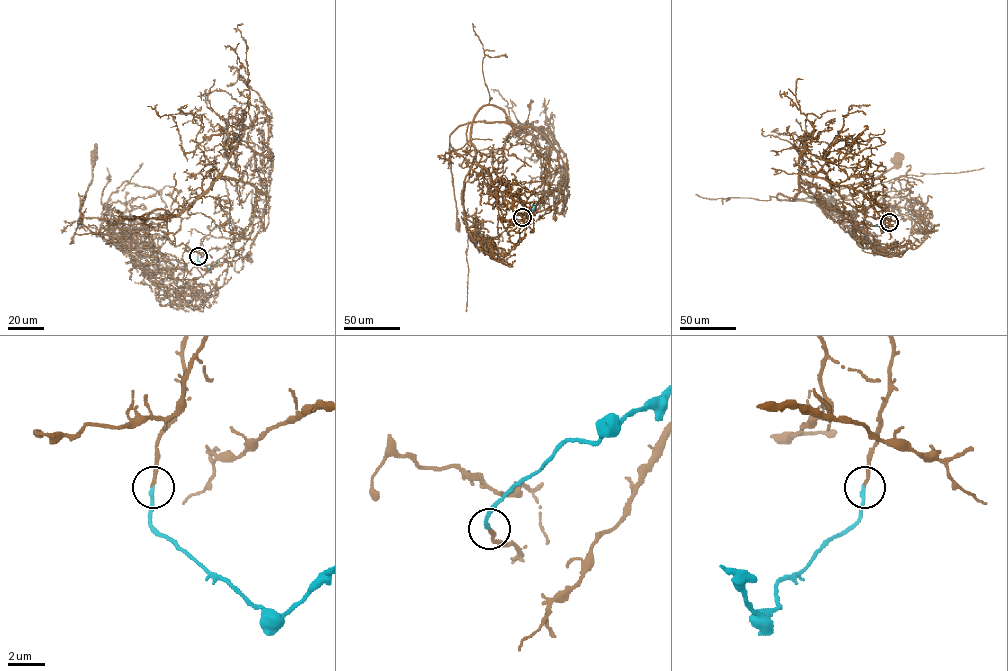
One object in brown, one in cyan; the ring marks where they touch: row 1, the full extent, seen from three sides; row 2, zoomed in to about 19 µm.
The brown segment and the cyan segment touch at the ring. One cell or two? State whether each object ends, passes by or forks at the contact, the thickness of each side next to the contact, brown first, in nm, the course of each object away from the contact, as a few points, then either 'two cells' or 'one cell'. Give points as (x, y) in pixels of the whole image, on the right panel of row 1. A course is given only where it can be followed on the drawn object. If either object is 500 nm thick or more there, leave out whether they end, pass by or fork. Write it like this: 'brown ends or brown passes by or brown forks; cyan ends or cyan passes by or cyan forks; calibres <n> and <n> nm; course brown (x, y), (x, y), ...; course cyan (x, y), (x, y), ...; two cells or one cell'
brown ends; cyan ends; calibres 160 and 200 nm; course brown (889, 222), (888, 210), (877, 212), (863, 194), (821, 178), (799, 175), (794, 199), (876, 177), (897, 159); course cyan (889, 222), (883, 230), (876, 225); one cell

